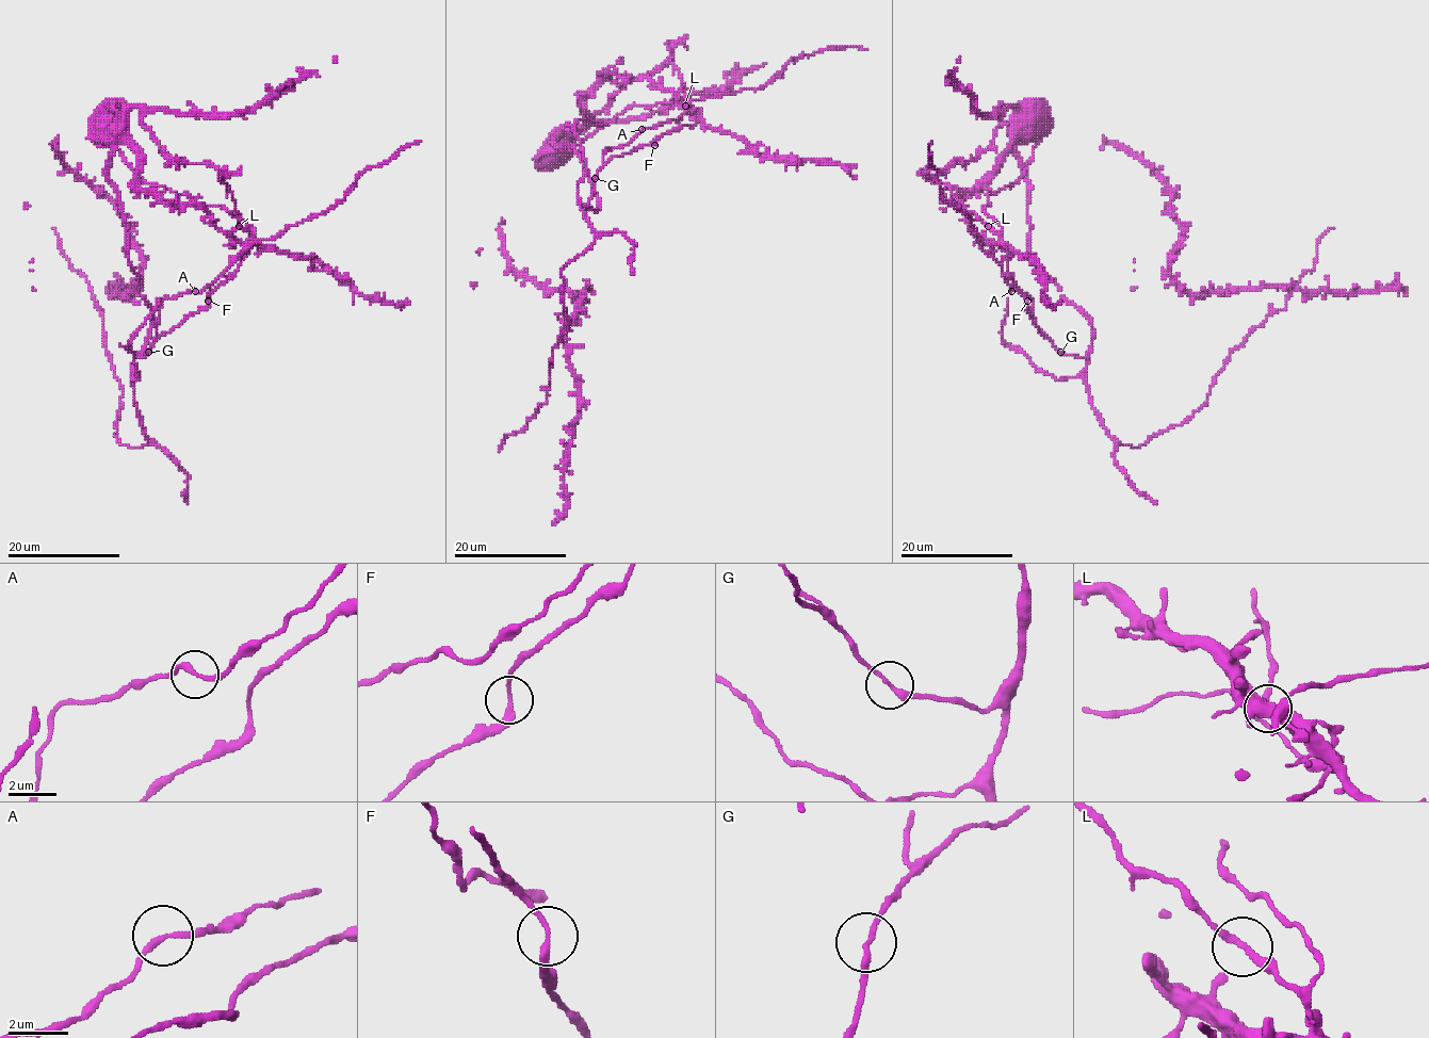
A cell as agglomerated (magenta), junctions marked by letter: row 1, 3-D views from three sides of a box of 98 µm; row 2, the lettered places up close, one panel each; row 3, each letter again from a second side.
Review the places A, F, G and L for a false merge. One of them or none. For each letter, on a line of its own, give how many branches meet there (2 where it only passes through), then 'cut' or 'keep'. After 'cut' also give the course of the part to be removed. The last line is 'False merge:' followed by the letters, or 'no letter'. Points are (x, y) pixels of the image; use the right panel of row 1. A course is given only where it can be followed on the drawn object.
A: 2 branches meet; keep
F: 2 branches meet; keep
G: 2 branches meet; keep
L: 2 branches meet; keep
False merge: no letter

